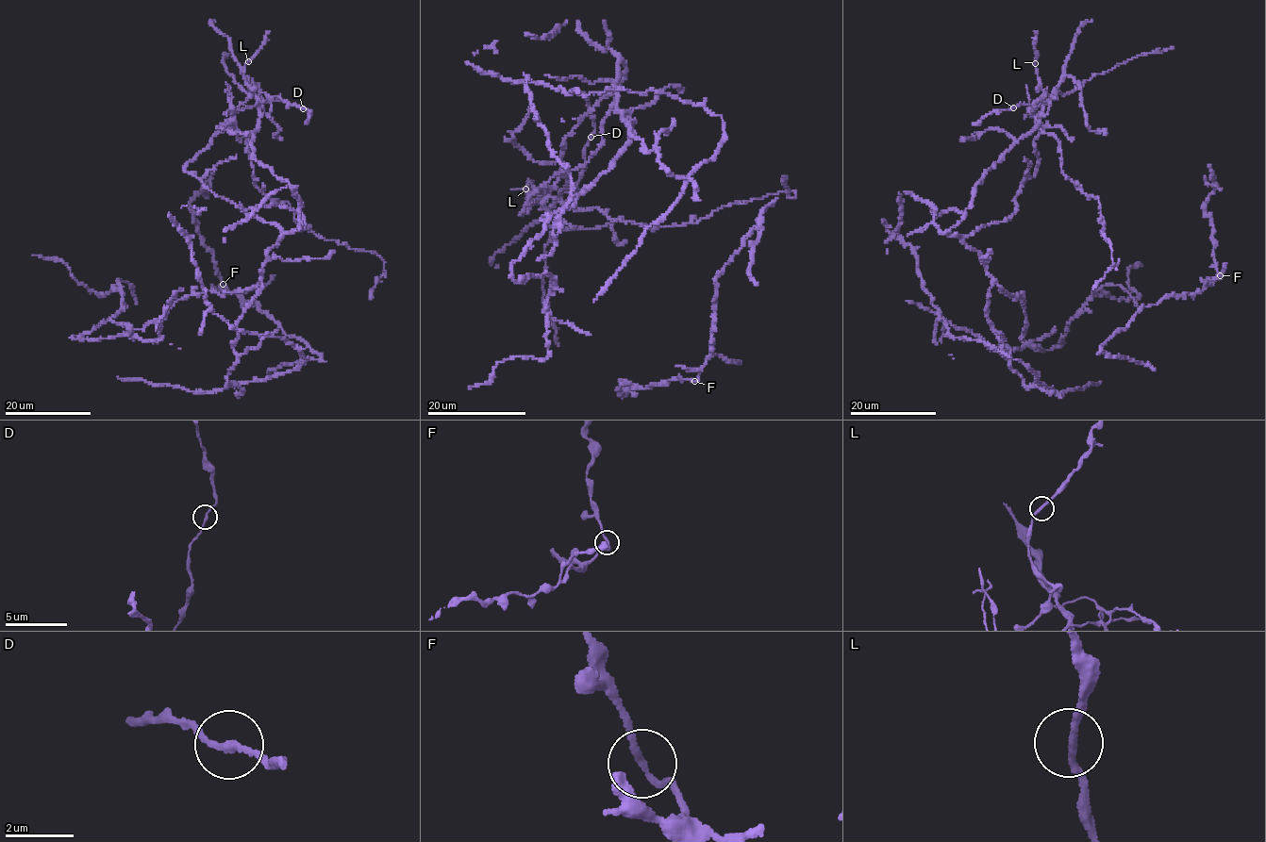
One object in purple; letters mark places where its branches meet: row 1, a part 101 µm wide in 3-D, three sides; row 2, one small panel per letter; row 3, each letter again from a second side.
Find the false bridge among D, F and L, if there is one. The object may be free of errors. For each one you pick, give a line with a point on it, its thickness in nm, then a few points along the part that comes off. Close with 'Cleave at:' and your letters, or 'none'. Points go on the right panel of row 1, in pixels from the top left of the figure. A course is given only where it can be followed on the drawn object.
D: at (1013, 107); 190 nm thick; foreign part runs (1013, 107), (1051, 96), (1034, 107), (1036, 125), (1056, 138), (1065, 175), (1098, 197), (1118, 263), (1092, 288)
Cleave at: D

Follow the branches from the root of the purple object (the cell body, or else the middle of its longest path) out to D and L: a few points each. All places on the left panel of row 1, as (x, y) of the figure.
D: (261, 288), (262, 264), (281, 232), (218, 197), (185, 166), (233, 122), (235, 110), (275, 96), (303, 108)
L: (261, 288), (262, 264), (281, 232), (274, 223), (250, 217), (185, 171), (251, 93), (244, 78), (248, 61)

